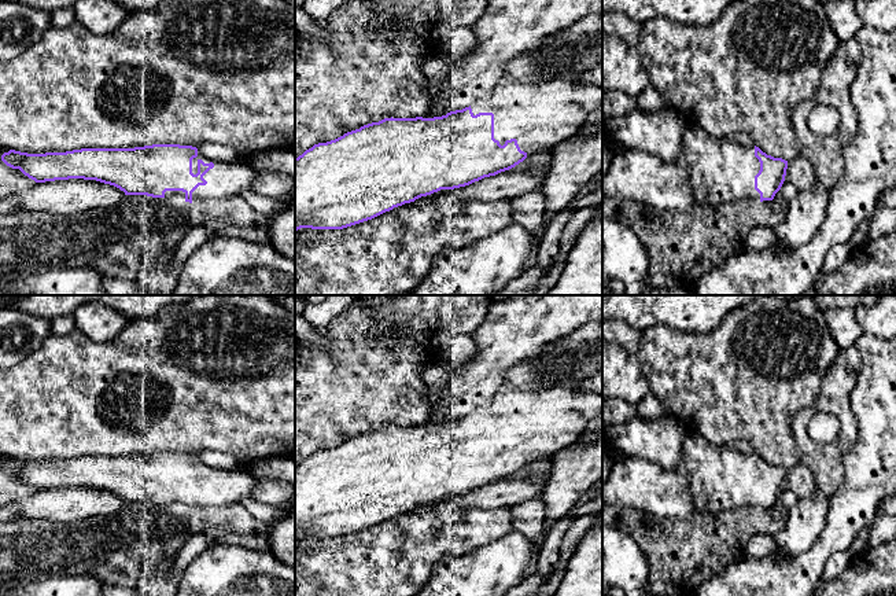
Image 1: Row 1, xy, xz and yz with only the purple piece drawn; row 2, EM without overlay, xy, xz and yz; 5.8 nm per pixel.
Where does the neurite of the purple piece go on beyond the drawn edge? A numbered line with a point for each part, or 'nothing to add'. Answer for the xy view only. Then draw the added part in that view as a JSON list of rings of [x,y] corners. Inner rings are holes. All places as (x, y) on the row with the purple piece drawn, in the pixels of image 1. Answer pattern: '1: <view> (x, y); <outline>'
1: xy (225, 180); [[[198,151],[198,157],[192,159],[192,173],[198,173],[198,161],[204,163],[214,163],[203,179],[206,185],[199,185],[192,192],[192,202],[204,202],[207,205],[217,200],[225,200],[233,196],[240,196],[246,190],[251,188],[258,172],[252,170],[247,158],[236,162],[213,161]]]

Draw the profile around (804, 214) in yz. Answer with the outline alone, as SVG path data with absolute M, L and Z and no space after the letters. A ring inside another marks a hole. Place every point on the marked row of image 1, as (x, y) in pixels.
M821 181L786 205L782 224L774 228L775 244L782 249L797 249L814 239L826 218L830 191Z

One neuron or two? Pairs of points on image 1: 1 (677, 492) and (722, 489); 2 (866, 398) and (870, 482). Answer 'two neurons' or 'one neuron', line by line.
1: two neurons
2: one neuron

